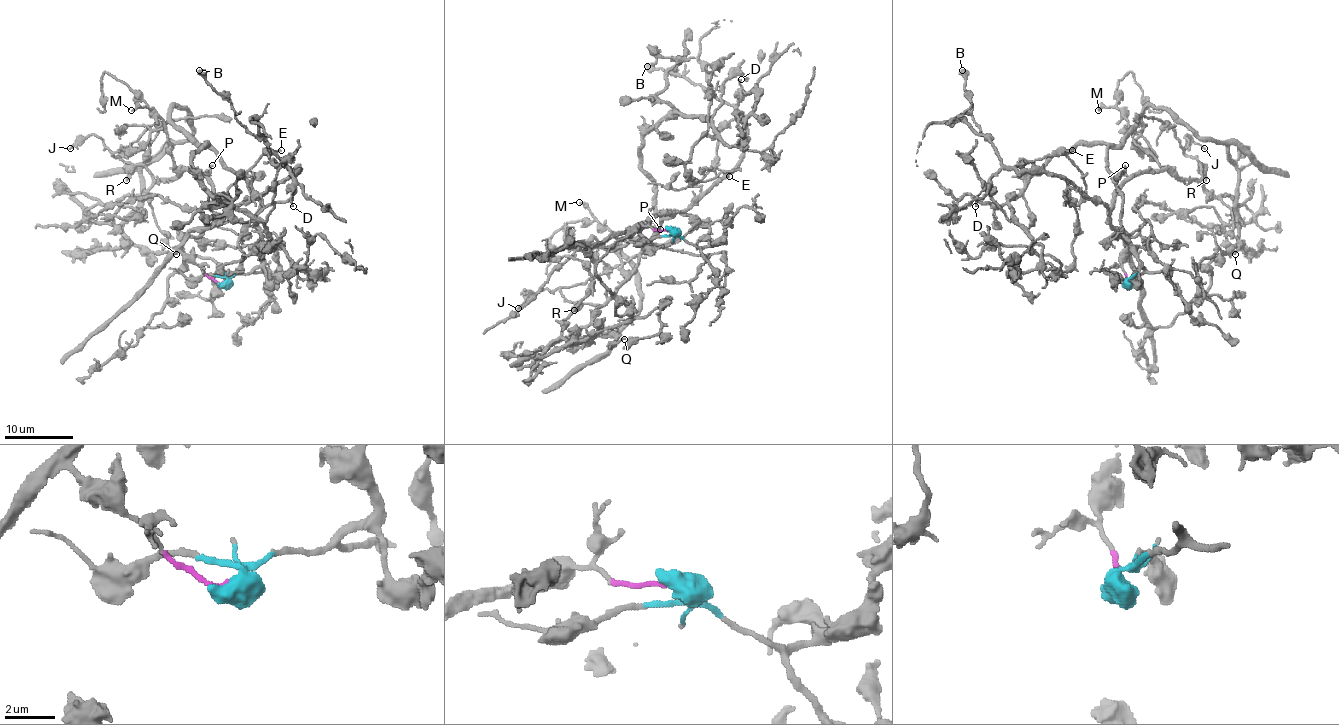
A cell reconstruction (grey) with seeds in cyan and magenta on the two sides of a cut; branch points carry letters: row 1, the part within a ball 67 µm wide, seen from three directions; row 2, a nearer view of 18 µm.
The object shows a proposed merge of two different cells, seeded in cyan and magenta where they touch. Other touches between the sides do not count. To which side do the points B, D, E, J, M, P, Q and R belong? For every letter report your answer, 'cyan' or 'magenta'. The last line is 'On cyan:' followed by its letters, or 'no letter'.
B: magenta
D: magenta
E: magenta
J: magenta
M: magenta
P: magenta
Q: magenta
R: magenta
On cyan: no letter

